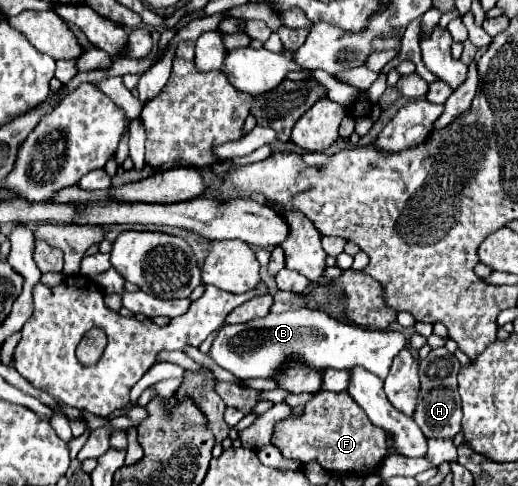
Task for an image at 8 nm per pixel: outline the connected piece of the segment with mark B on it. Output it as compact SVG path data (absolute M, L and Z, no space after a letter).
M298 307L296 311L268 313L266 317L256 317L240 325L224 325L212 343L210 357L238 379L274 379L284 365L294 361L300 361L314 371L360 365L384 379L390 371L392 359L400 349L404 349L404 345L406 339L400 331L352 327L326 315L324 311Z

